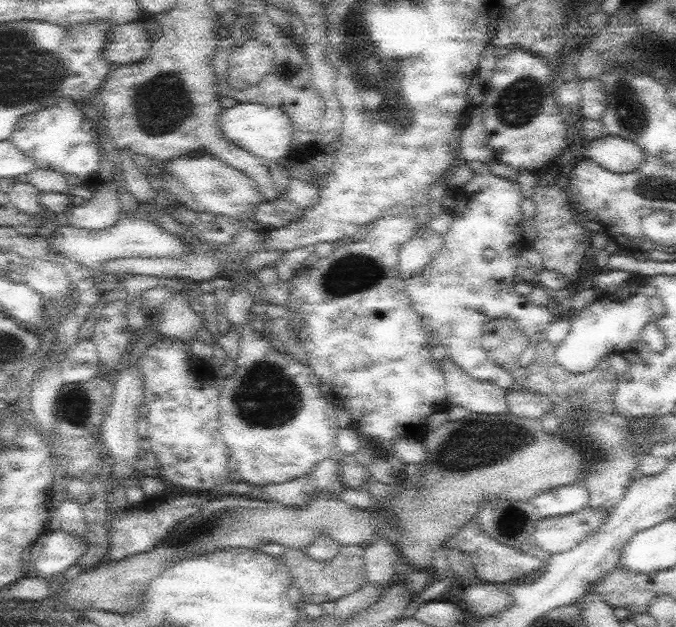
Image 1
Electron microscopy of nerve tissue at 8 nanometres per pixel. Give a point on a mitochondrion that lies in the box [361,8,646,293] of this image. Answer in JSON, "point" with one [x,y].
{"point":[518,104]}

